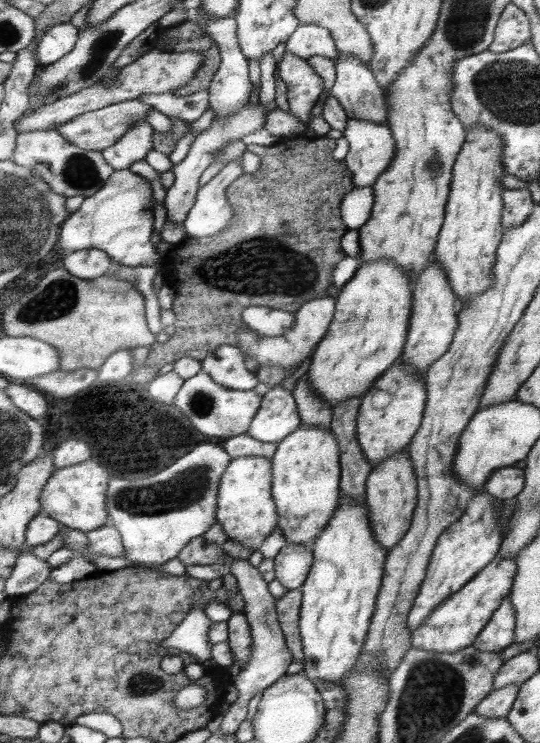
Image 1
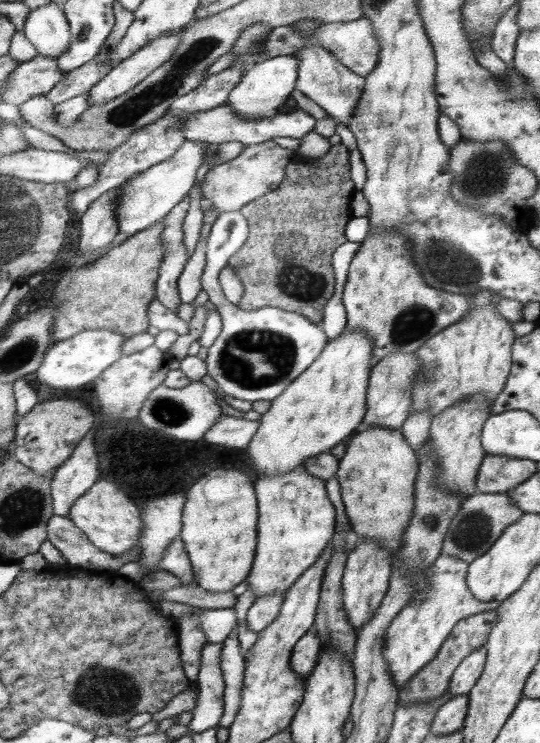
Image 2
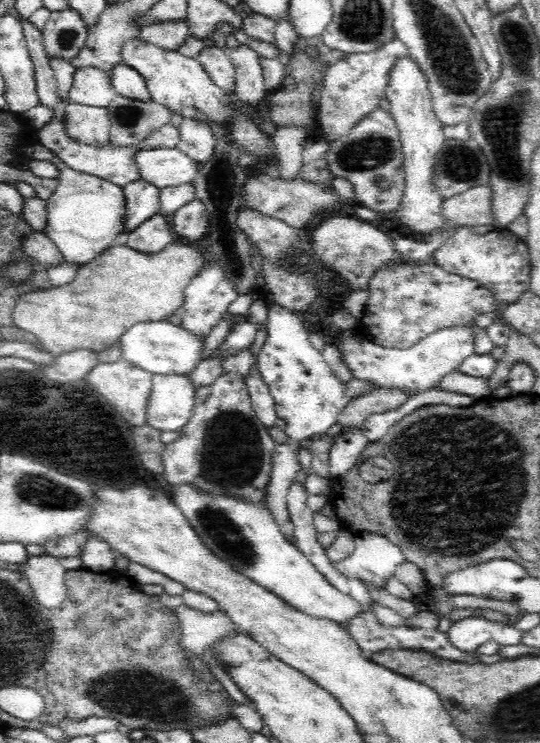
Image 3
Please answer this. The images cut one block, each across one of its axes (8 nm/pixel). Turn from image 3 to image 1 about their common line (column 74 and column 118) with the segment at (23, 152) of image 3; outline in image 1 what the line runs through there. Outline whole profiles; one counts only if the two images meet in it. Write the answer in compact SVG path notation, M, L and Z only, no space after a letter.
M127 168L116 170L103 188L84 198L82 205L65 221L61 229L61 244L69 250L67 253L99 249L108 252L115 265L155 266L162 272L165 262L152 241L155 202L149 179Z

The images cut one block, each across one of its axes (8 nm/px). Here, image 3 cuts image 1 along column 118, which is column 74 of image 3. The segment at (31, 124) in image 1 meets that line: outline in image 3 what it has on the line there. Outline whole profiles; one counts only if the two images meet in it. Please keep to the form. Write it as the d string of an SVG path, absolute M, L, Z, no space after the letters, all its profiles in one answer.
M87 67L77 70L69 95L70 102L74 104L107 108L118 93L110 73Z

